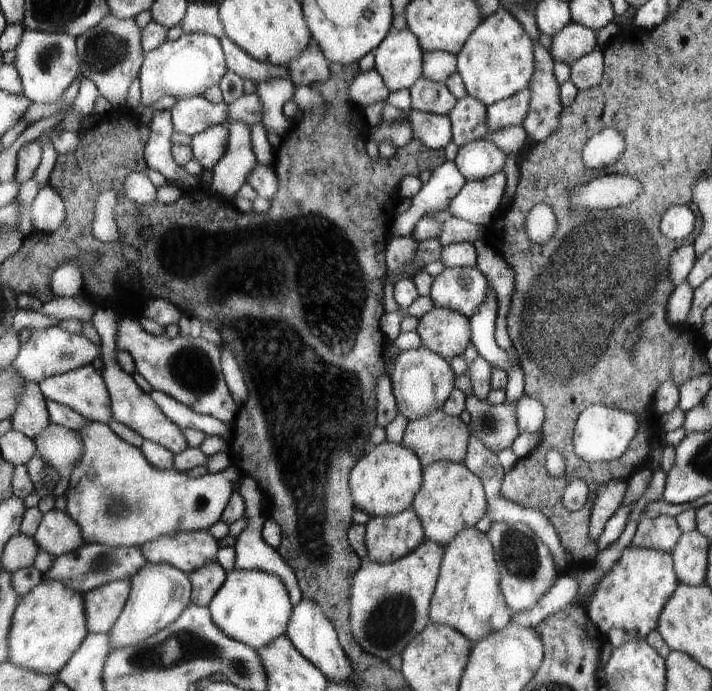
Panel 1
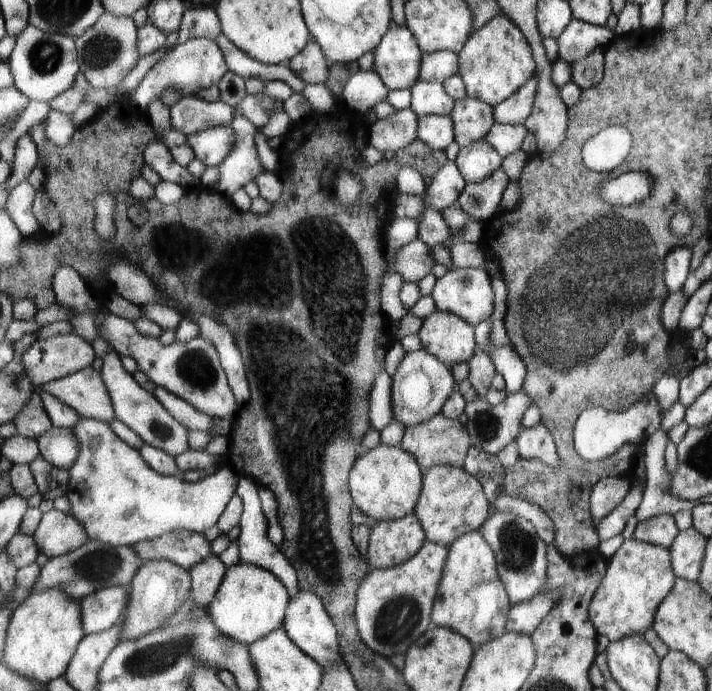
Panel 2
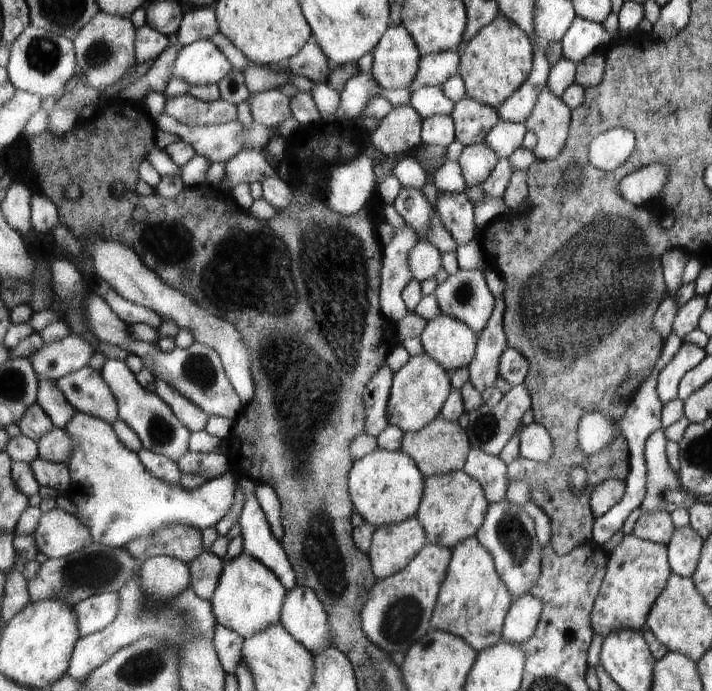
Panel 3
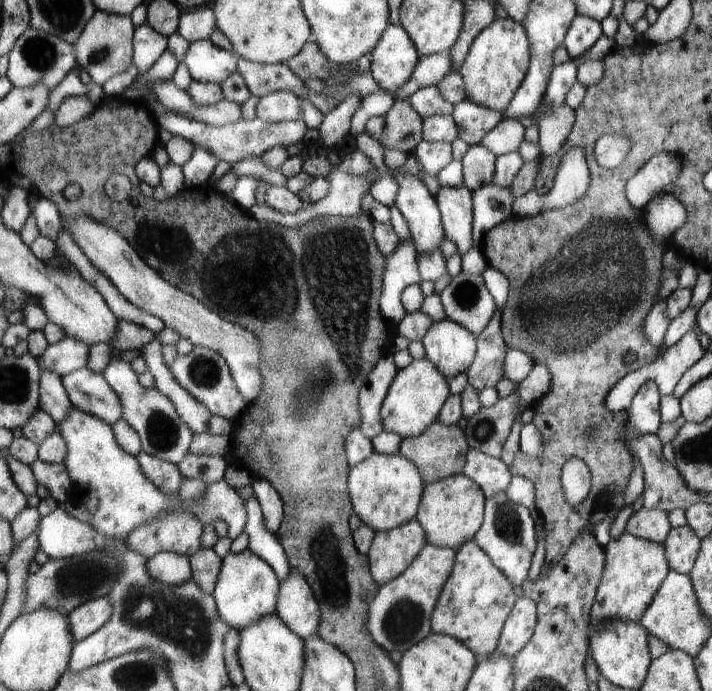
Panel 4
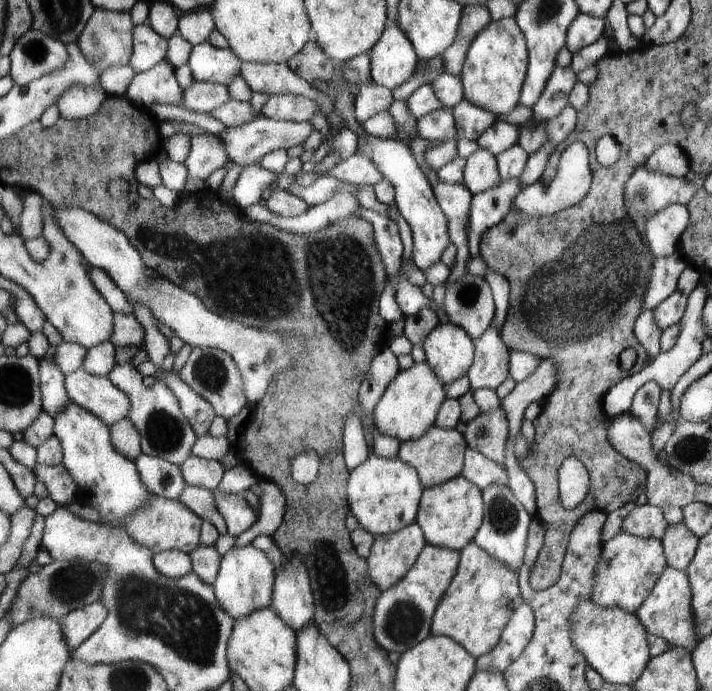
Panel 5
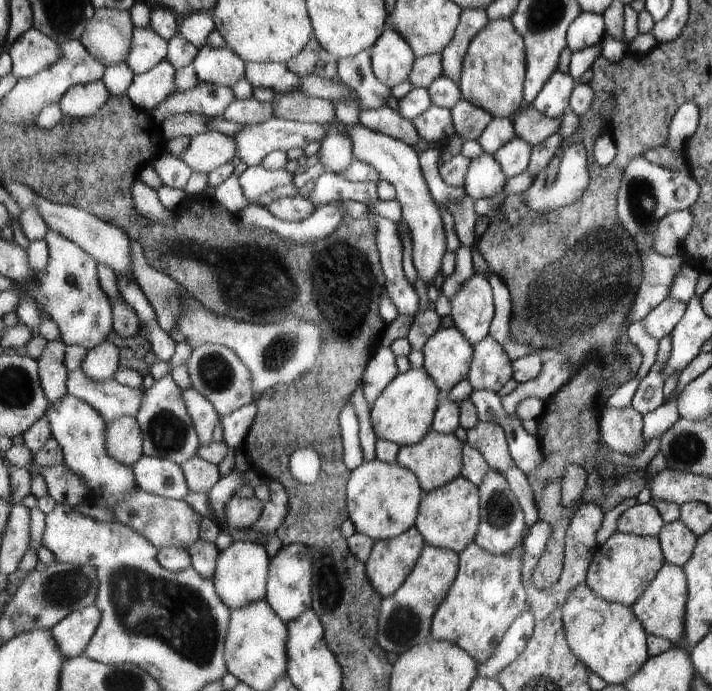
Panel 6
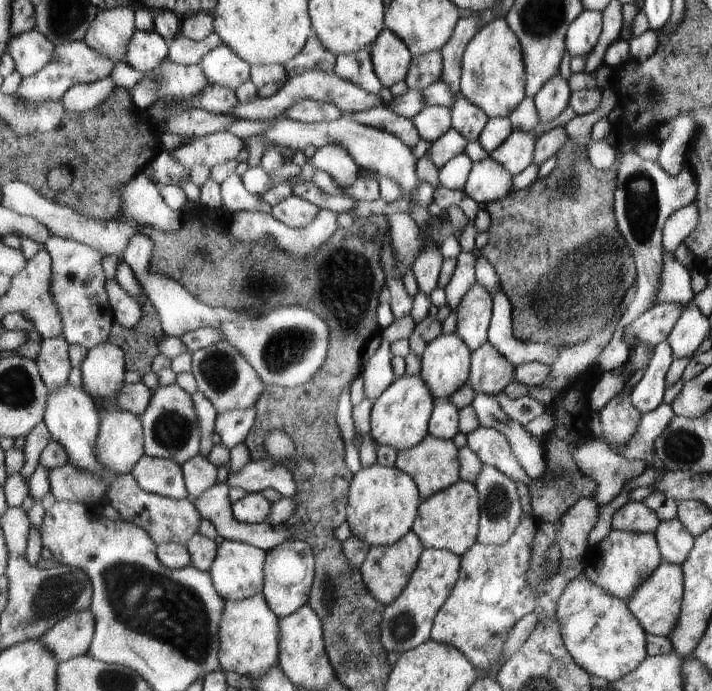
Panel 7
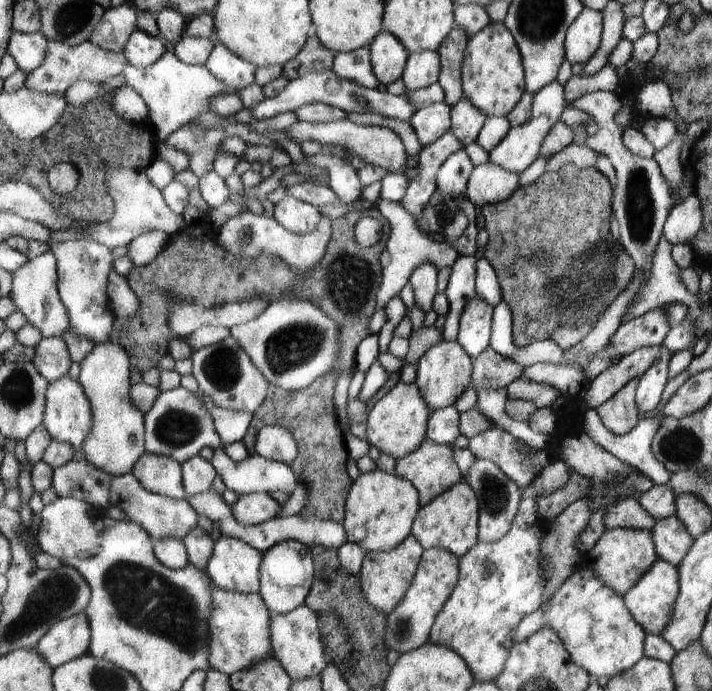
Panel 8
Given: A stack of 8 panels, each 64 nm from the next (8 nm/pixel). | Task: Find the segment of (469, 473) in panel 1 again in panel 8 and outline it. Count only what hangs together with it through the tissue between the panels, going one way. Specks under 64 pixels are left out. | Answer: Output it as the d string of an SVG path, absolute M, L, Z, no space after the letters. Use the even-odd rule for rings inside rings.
M464 480L421 508L412 533L425 549L441 548L465 556L480 541L480 503L476 491Z

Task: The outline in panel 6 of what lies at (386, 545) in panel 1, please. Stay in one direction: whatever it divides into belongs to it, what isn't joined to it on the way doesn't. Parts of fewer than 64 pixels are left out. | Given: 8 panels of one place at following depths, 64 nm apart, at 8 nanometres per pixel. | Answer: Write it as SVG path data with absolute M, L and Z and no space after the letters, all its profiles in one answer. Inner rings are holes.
M417 525L399 538L376 542L366 562L373 588L383 598L393 596L408 581L426 545Z

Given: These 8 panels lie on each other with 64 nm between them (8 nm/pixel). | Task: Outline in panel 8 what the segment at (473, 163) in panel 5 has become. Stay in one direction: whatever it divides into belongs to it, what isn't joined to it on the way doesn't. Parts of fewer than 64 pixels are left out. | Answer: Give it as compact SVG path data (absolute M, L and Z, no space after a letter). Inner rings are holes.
M491 161L485 166L476 166L469 181L466 198L480 209L489 204L505 202L521 188L519 176L521 174L497 166Z

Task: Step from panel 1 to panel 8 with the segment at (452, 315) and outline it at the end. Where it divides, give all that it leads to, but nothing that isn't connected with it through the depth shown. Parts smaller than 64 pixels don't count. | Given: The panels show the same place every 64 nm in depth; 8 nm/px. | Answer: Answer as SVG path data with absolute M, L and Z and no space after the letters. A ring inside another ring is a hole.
M443 339L441 344L433 346L419 361L415 382L420 386L421 394L424 395L425 402L429 403L429 408L435 412L441 408L455 406L457 400L465 394L465 390L474 388L473 371L472 358L464 346L461 346L459 341L449 342Z

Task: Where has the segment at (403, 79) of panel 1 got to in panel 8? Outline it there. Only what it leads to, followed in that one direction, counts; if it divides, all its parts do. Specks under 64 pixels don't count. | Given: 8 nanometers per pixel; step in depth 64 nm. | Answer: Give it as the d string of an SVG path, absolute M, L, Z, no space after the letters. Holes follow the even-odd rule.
M381 31L370 44L370 57L375 76L386 86L403 78L405 66L412 52L400 38L389 31Z

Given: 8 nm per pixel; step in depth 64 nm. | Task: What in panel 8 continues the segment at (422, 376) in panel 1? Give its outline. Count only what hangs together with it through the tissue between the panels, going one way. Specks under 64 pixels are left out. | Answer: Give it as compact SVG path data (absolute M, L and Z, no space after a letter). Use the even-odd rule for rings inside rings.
M399 382L387 396L383 396L377 406L370 412L367 420L367 443L375 446L379 452L391 454L395 460L409 456L417 450L427 438L429 418L432 410L429 403L425 402L417 383L405 384Z

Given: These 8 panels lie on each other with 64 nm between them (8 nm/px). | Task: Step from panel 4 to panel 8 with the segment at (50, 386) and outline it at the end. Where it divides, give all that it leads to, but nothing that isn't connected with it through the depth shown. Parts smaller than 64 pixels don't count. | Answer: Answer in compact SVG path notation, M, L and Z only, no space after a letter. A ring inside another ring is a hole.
M61 336L43 337L35 346L33 364L49 382L61 380L70 374L72 363L67 342Z

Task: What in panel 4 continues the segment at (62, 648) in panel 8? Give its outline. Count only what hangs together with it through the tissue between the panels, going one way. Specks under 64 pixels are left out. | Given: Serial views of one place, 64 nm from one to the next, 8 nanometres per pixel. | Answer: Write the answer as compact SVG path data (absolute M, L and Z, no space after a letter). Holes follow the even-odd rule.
M107 597L86 602L68 614L73 642L81 642L101 630L113 616L113 603Z

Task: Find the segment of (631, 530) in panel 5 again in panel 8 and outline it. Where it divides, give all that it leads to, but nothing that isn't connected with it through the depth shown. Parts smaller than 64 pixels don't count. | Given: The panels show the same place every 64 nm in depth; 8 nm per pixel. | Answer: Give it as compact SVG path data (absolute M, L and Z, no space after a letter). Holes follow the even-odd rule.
M629 497L608 504L603 512L603 526L607 530L629 528L650 531L655 522L646 510L641 510L641 505L635 499Z

